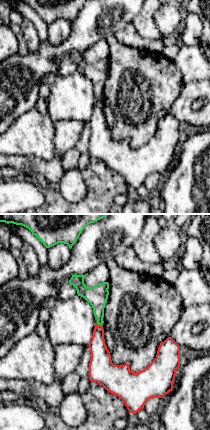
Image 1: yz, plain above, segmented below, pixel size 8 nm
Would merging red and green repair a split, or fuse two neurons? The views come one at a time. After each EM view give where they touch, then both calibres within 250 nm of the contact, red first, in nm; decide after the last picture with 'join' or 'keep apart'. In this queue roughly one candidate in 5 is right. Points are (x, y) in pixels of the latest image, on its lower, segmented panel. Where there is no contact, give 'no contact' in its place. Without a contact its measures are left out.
(100, 325) | 160/170 nm

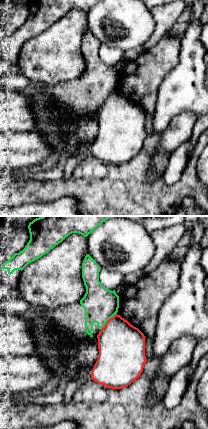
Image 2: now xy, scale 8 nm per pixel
(107, 321) | 380/280 nm

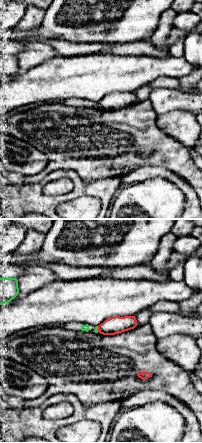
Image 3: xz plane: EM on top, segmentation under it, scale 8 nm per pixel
(98, 329) | 140/30 nm

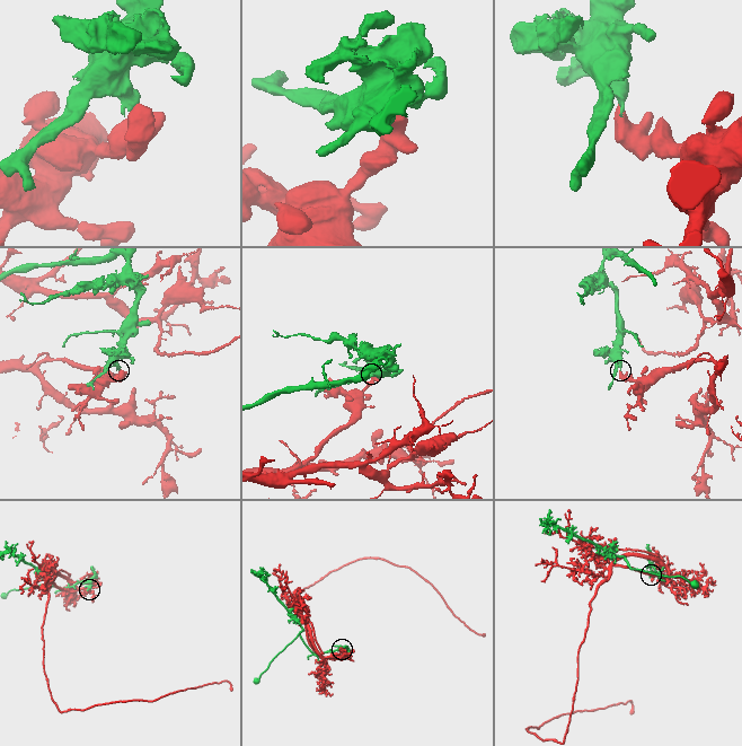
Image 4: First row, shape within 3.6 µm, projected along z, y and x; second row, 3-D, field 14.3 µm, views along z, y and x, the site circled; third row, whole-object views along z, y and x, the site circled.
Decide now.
keep apart

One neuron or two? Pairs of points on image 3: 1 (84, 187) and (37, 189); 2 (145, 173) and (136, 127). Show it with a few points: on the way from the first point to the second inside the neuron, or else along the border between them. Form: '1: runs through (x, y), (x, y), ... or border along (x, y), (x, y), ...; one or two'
1: runs through (72, 195), (59, 200), (47, 200); one
2: border along (167, 168), (139, 166), (123, 176); two

